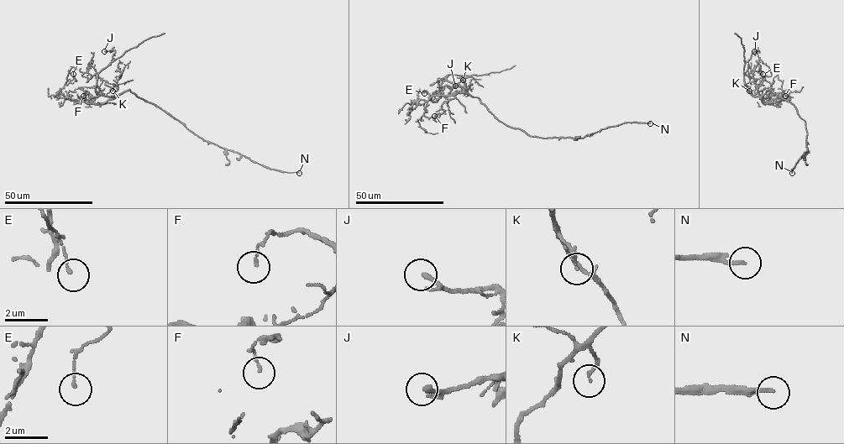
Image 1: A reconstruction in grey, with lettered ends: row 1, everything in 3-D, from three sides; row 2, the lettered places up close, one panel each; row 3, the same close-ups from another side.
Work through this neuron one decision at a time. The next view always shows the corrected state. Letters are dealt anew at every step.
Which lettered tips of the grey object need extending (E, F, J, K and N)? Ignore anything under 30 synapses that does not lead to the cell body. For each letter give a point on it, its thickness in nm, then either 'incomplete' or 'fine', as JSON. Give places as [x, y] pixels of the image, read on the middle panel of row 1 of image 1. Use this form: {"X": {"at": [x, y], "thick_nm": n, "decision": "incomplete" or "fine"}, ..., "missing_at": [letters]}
{"E": {"at": [424, 93], "thick_nm": 110, "decision": "fine"}, "F": {"at": [434, 116], "thick_nm": 110, "decision": "fine"}, "J": {"at": [455, 86], "thick_nm": 150, "decision": "fine"}, "K": {"at": [463, 80], "thick_nm": 120, "decision": "fine"}, "N": {"at": [650, 123], "thick_nm": 170, "decision": "incomplete"}, "missing_at": ["N"]}

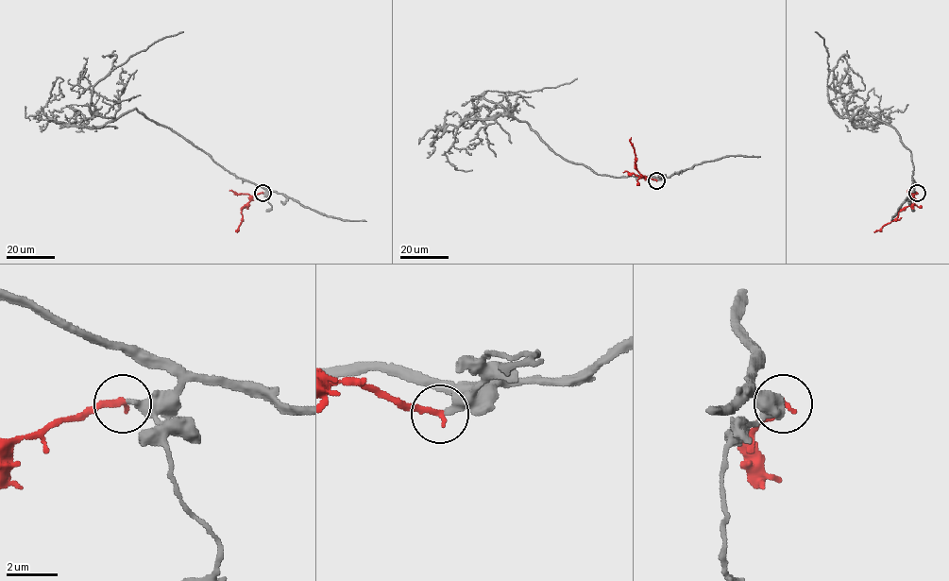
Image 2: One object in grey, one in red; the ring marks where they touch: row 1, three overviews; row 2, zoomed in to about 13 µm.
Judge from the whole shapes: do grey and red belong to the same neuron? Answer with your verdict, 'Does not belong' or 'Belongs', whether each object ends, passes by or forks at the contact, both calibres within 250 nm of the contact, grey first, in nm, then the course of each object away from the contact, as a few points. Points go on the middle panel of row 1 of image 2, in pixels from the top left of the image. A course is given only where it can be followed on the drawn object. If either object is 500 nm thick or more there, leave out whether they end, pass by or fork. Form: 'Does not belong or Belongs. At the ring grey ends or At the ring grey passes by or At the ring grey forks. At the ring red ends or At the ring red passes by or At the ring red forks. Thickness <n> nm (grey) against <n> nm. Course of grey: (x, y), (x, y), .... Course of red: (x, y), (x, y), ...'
Belongs. At the ring grey ends. At the ring red ends. Thickness 320 nm (grey) against 280 nm. Course of grey: (656, 179), (661, 178), (598, 175), (565, 160), (525, 122), (482, 95), (538, 91), (577, 78). Course of red: (656, 179), (640, 175), (635, 165), (631, 137)

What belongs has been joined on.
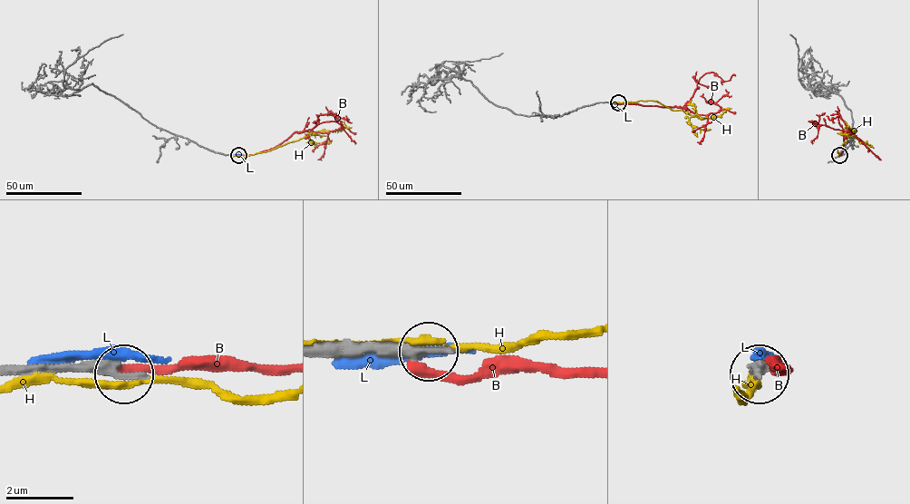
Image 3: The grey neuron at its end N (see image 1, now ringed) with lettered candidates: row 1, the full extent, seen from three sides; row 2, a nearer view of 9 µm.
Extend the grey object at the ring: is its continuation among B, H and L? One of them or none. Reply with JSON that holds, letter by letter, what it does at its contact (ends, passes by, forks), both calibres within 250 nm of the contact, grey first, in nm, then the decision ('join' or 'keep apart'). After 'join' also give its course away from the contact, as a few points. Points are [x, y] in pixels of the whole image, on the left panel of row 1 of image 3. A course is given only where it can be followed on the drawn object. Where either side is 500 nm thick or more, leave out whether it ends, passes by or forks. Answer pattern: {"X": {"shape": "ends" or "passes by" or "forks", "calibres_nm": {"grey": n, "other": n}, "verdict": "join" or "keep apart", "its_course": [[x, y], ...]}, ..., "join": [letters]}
{"B": {"shape": "ends", "calibres_nm": {"grey": 420, "other": 320}, "verdict": "keep apart"}, "H": {"shape": "passes by", "calibres_nm": {"grey": 220, "other": 180}, "verdict": "keep apart"}, "L": {"shape": "passes by", "calibres_nm": {"grey": 300, "other": 360}, "verdict": "keep apart"}, "join": []}

